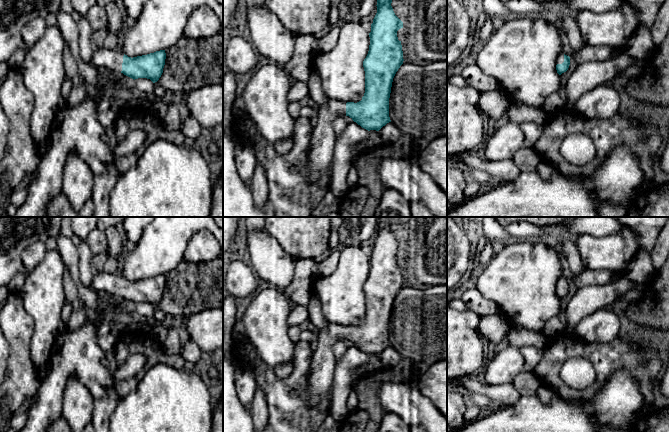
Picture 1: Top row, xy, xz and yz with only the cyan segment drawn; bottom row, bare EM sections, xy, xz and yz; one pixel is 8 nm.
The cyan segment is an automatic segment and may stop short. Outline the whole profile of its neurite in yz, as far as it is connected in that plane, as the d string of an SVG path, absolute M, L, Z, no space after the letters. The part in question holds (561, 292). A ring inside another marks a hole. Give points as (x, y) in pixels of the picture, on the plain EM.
M561 276L557 283L556 294L559 299L566 296L570 289L570 281Z

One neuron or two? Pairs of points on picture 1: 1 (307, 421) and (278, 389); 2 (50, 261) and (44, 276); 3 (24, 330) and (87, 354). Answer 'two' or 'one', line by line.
1: one
2: one
3: two

